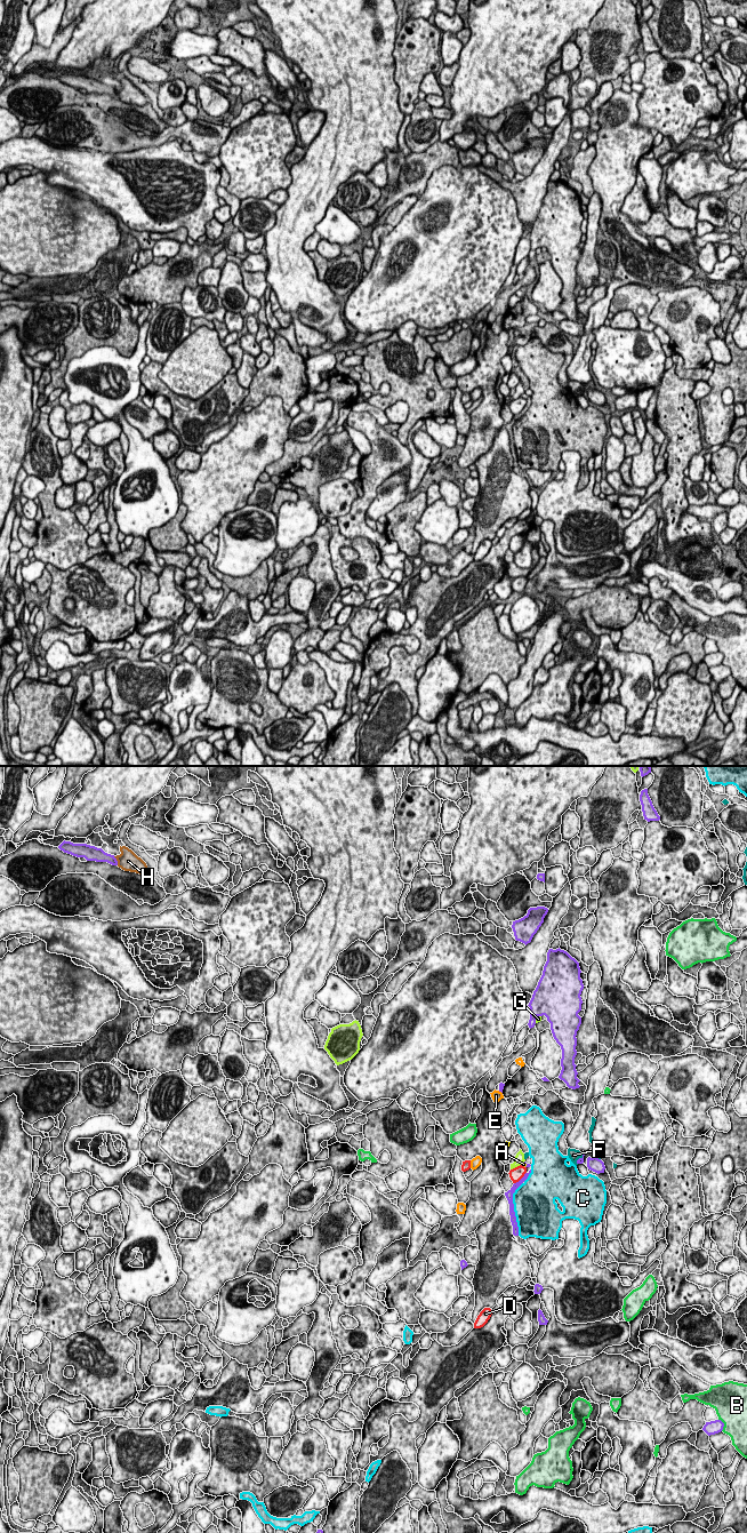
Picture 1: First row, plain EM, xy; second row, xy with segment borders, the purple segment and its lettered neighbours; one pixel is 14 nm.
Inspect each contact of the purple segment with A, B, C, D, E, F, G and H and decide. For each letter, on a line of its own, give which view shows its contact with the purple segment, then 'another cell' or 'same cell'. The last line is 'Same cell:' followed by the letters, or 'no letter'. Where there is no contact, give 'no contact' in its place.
A: meets purple in xy; same cell
B: meets purple in xy; another cell
C: meets purple in xy; another cell
D: meets purple in xy; another cell
E: meets purple in xy; another cell
F: meets purple in xy; another cell
G: meets purple in xy; another cell
H: meets purple in xy; another cell
Same cell: A

